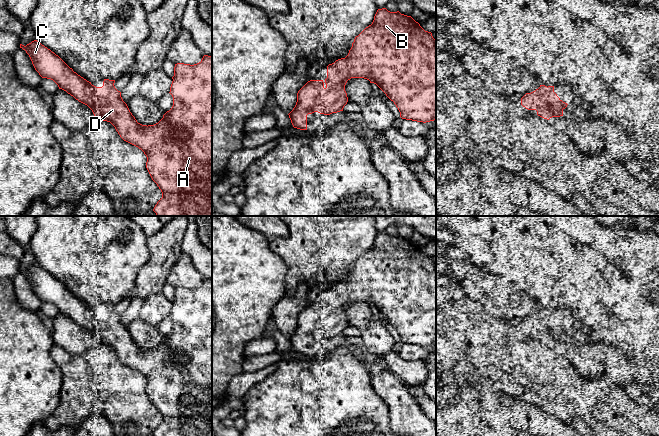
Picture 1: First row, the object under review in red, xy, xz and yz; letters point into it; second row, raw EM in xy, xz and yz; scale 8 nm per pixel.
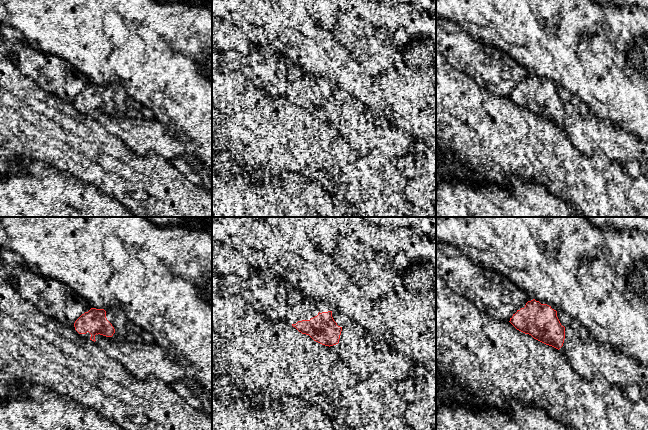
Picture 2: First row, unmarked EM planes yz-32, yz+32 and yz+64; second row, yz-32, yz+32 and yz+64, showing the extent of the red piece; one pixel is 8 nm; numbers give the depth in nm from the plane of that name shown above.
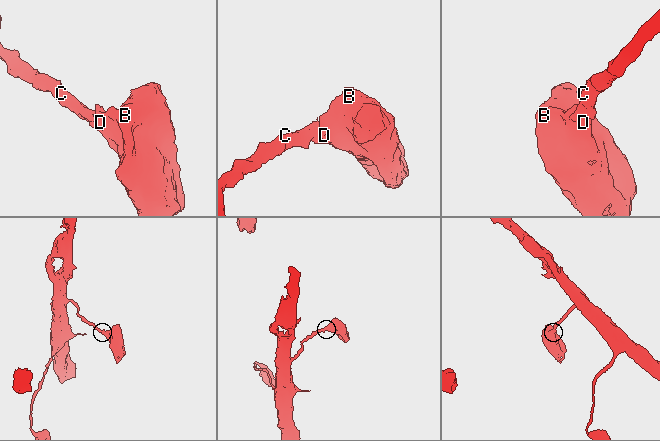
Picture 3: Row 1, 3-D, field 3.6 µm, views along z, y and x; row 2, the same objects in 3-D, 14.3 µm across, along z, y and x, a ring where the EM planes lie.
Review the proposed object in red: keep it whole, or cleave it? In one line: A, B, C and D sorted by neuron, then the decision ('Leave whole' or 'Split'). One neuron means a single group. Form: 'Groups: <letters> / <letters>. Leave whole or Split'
Groups: A B C D. Leave whole

